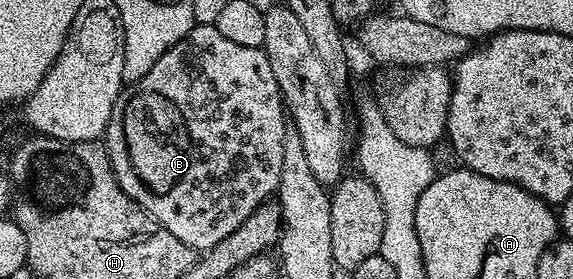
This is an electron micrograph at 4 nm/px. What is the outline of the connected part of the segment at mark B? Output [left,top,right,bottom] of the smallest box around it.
[104,24,287,250]

